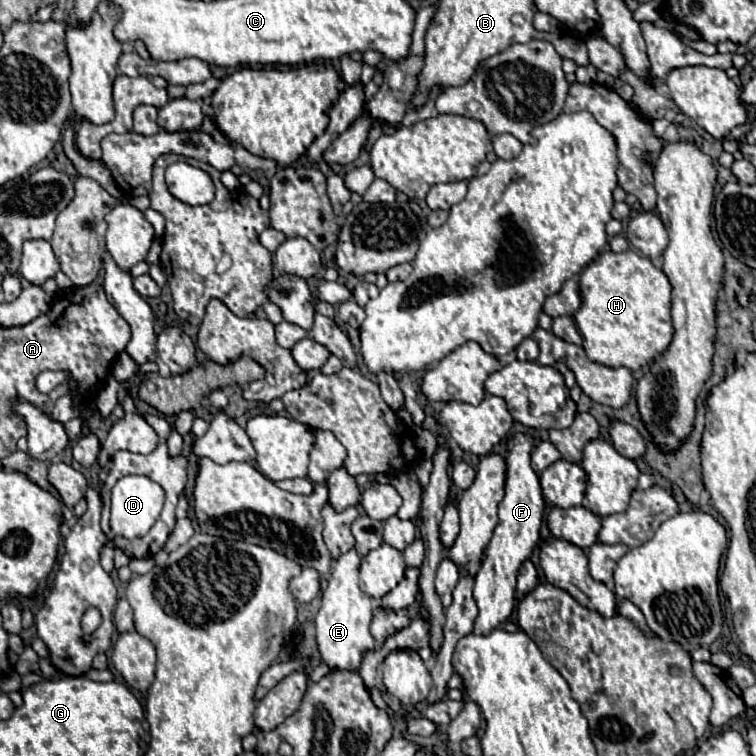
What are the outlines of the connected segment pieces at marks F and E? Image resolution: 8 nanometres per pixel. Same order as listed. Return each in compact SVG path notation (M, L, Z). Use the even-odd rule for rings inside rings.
M516 432L506 442L506 480L504 480L504 498L498 504L498 526L488 544L488 552L480 572L474 576L474 600L478 604L478 618L474 624L474 634L490 634L494 628L502 626L514 610L514 590L518 568L524 560L530 558L538 538L540 524L544 516L544 498L538 482L538 474L530 466L530 454L534 450L536 438L530 434Z
M356 550L342 554L330 574L328 588L322 594L322 606L316 614L316 644L320 660L330 670L350 670L358 672L362 664L362 654L374 648L374 638L370 634L370 620L374 602L360 590L360 556Z

